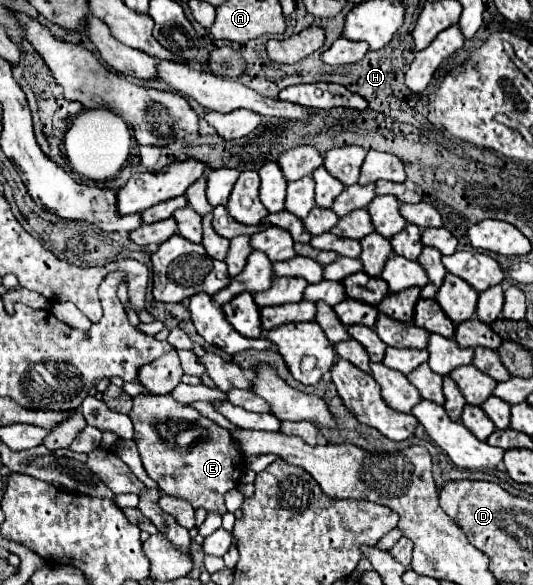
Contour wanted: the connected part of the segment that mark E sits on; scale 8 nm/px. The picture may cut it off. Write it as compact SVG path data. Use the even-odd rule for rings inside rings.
M138 395L130 411L130 419L136 431L136 445L146 473L158 483L160 491L172 497L180 497L192 503L194 509L204 507L208 513L226 513L224 495L234 489L240 481L240 463L242 455L232 445L230 433L216 425L214 421L202 417L190 405L176 403L170 395ZM178 425L186 425L188 431L206 429L208 437L198 439L196 443L182 447L178 443L178 433L186 431Z

